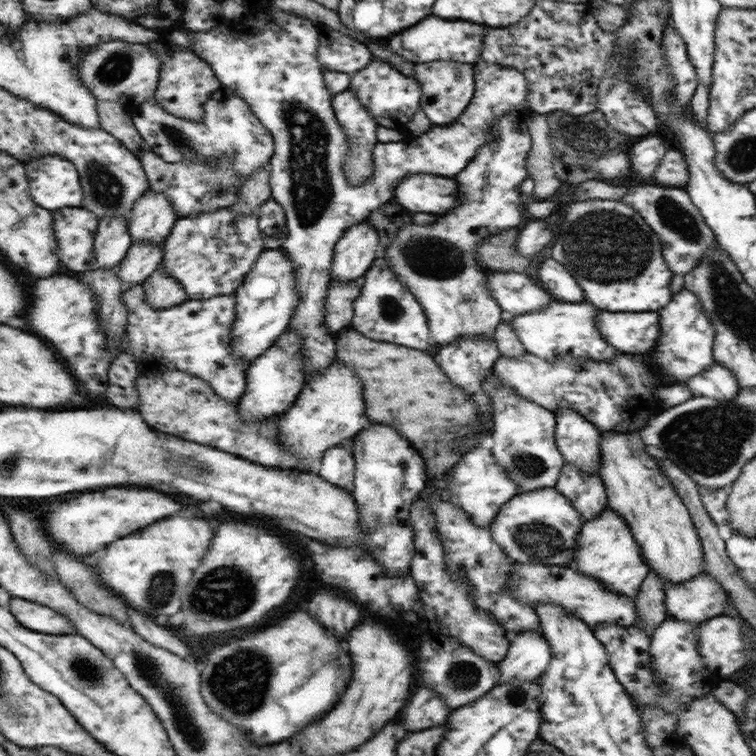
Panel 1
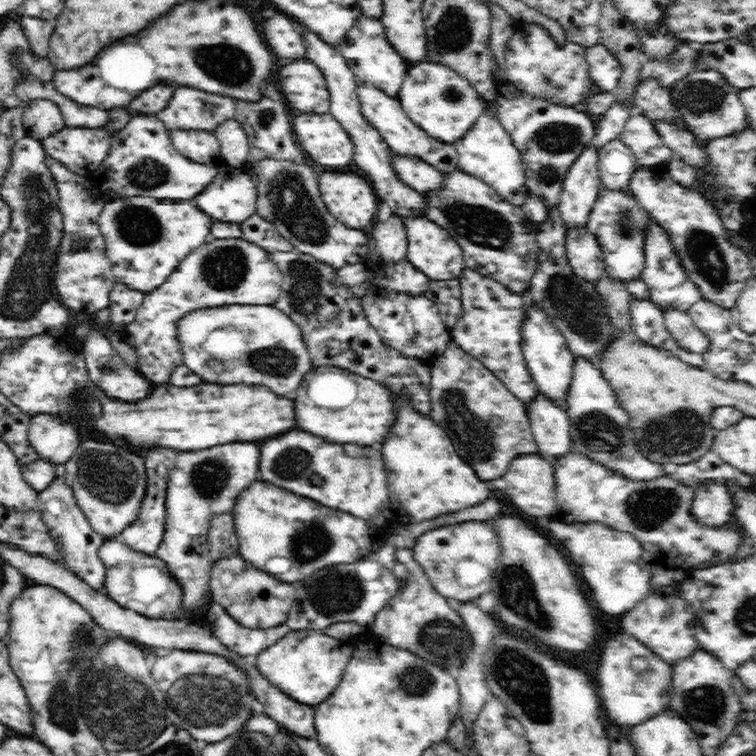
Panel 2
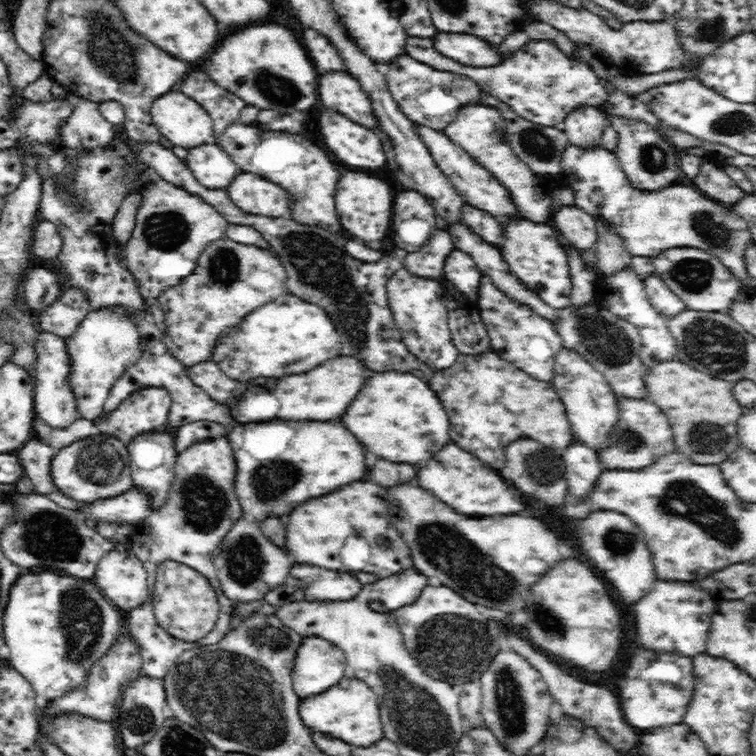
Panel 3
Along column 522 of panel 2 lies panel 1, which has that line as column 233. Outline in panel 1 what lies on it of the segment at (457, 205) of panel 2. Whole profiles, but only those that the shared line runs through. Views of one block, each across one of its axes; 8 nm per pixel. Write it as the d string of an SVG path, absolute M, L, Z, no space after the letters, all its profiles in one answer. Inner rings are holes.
M230 208L180 217L163 245L165 256L160 266L184 286L192 300L235 295L261 253L267 250L259 213L238 214Z

